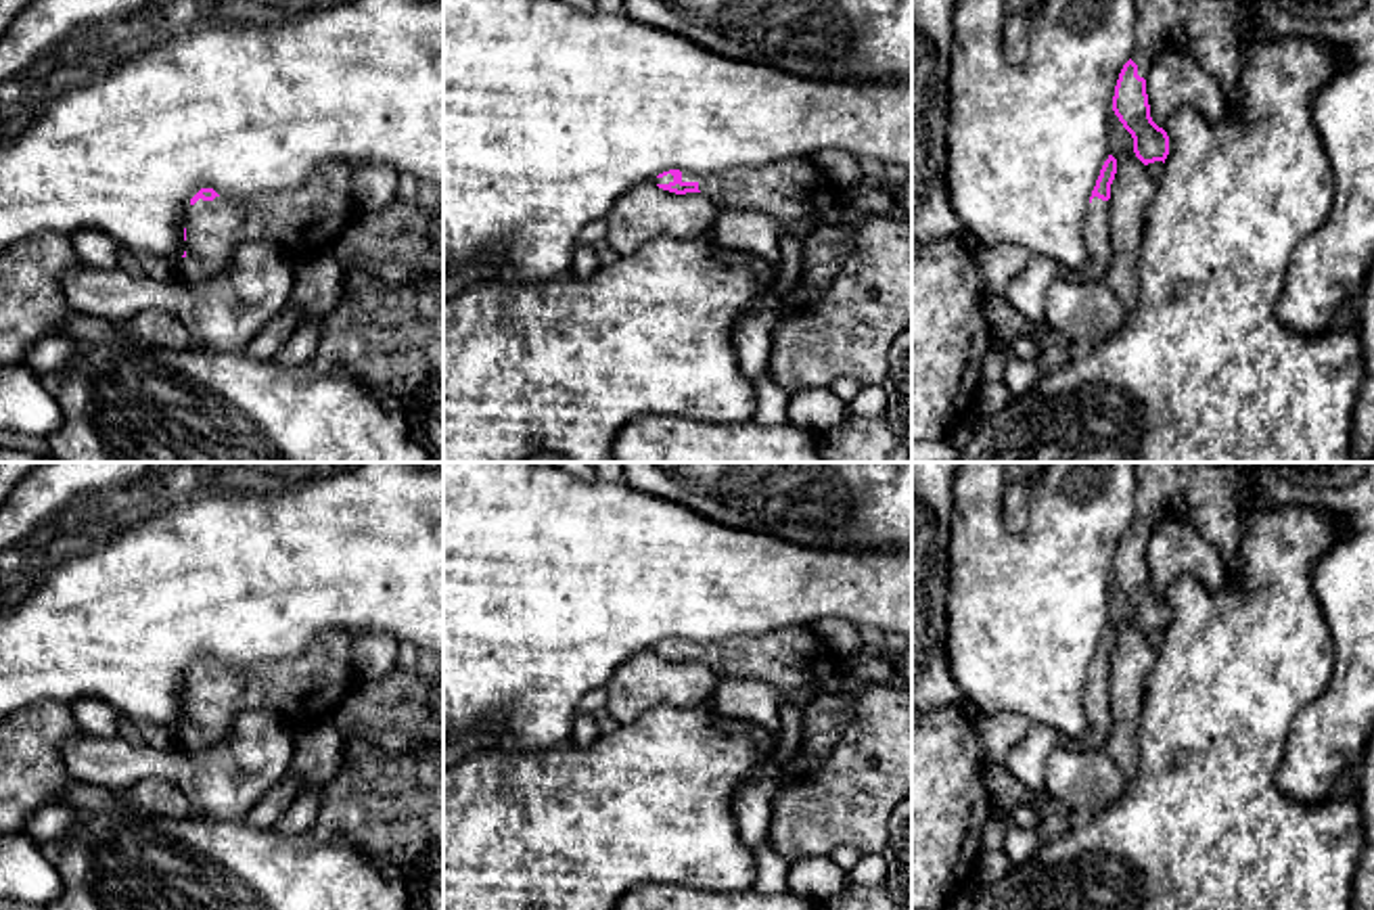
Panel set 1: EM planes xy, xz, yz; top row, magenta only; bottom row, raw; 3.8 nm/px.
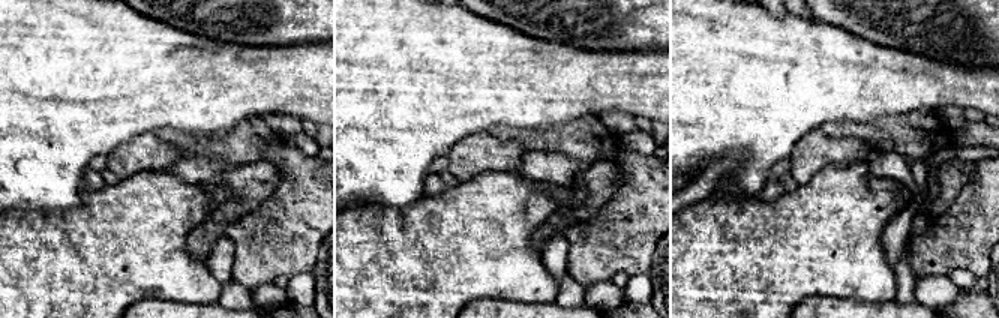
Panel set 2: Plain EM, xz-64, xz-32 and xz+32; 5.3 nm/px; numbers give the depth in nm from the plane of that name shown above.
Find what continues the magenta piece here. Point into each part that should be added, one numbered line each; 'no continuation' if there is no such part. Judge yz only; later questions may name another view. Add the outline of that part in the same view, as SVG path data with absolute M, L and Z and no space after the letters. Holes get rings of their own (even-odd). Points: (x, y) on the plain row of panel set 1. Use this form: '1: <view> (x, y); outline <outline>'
1: yz (1216, 501); outline M1136 462L1138 494L1136 521L1131 529L1138 533L1138 544L1148 546L1157 527L1167 521L1192 523L1207 542L1221 554L1228 575L1240 571L1240 542L1244 538L1246 519L1261 508L1274 504L1267 496L1255 494L1236 467L1207 462Z

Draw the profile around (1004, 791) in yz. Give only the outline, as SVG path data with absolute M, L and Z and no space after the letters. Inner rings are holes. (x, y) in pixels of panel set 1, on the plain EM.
M983 761L983 782L993 807L1012 812L1021 803L1033 803L1037 810L1039 845L1050 843L1075 826L1071 812L1048 791L1031 793L1006 768L1006 764Z

